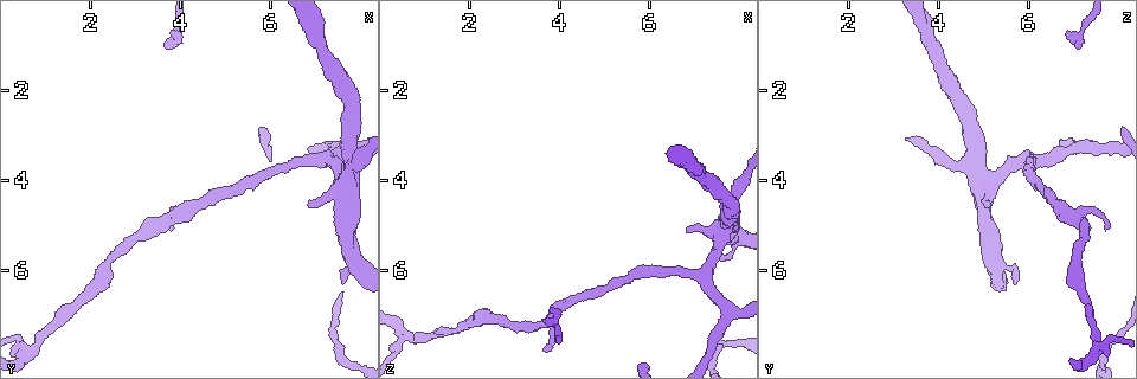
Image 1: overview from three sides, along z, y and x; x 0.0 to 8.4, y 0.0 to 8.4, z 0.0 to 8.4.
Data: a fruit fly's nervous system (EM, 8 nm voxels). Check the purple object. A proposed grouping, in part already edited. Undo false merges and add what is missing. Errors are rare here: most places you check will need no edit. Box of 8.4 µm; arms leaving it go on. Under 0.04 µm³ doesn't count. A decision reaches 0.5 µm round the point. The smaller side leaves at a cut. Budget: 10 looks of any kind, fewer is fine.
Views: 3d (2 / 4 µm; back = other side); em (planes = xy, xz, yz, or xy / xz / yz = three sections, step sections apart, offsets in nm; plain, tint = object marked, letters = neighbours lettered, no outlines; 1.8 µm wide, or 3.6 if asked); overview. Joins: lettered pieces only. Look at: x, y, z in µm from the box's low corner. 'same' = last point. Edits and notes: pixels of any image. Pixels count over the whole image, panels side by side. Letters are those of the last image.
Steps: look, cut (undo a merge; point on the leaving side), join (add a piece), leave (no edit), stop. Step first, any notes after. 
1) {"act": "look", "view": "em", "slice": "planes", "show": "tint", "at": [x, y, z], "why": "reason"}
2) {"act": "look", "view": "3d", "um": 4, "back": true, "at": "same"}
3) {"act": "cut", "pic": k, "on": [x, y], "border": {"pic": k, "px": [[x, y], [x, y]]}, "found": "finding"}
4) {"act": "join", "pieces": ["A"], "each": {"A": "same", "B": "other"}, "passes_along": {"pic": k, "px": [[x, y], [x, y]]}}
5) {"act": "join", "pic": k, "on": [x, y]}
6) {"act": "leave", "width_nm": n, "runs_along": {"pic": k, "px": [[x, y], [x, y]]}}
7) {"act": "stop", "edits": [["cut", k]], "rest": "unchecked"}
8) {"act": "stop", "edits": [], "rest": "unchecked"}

{"act": "look", "view": "em", "slice": "planes", "show": "plain", "at": [7.70, 3.35, 6.90]}

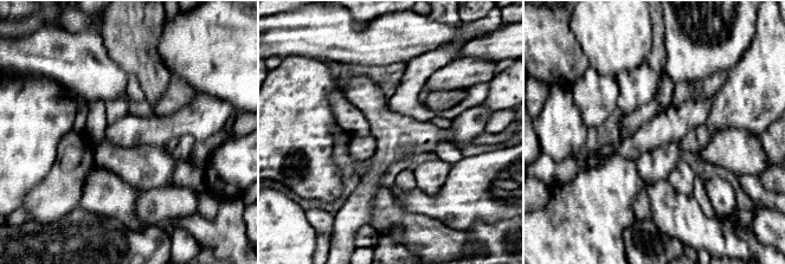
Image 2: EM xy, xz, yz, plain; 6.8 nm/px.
{"act": "look", "view": "em", "slice": "planes", "show": "letters", "at": "same", "why": "see the neighbours"}

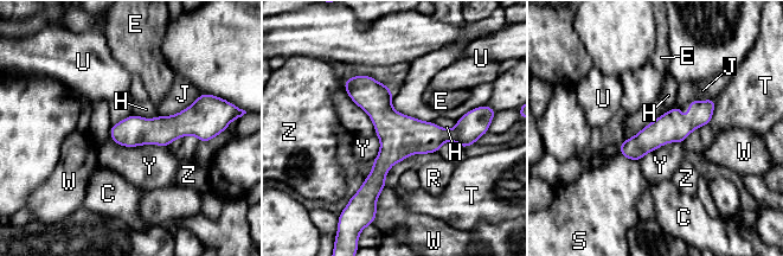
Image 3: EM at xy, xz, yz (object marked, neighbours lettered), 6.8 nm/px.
{"act": "leave", "width_nm": 200, "each": {"C": "other", "E": "other", "H": "other", "J": "other", "R": "other", "S": "other", "T": "other", "U": "other", "W": "other", "Y": "other", "Z": "other"}, "border": {"pic": 3, "px": [[109, 135], [123, 146], [167, 147]]}, "found": "continuous, no second neuron"}

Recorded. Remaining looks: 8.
{"act": "look", "view": "3d", "um": 2, "at": [7.65, 4.25, 5.05], "why": "four arms meet"}

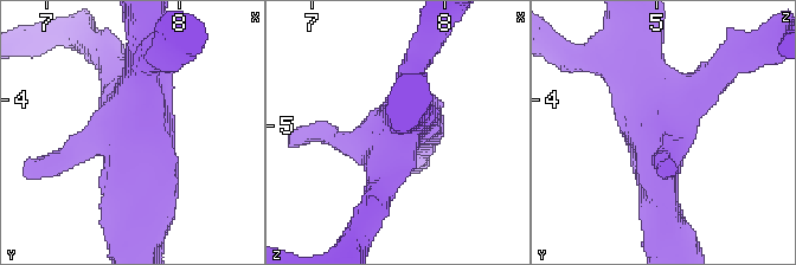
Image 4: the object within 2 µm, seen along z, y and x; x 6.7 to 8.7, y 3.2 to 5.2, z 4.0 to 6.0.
{"act": "look", "view": "em", "um": 3.6, "slice": "xz", "step": 4, "show": "letters", "at": [7.60, 4.18, 5.04]}

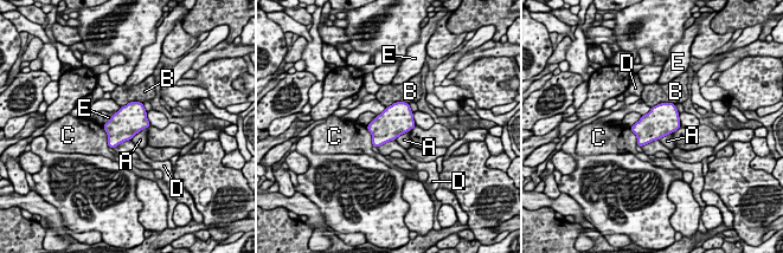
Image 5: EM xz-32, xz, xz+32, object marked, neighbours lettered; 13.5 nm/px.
{"act": "leave", "longest_contact_nm": ["B", 340], "each": {"A": "other", "B": "other", "C": "other", "D": "other", "E": "other"}, "border": {"pic": 5, "px": [[395, 140], [390, 140], [378, 148]]}, "found": "one neuron here"}

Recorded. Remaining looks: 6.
{"act": "look", "view": "em", "slice": "planes", "show": "letters", "at": [7.60, 6.30, 5.70], "why": "branch stops here"}

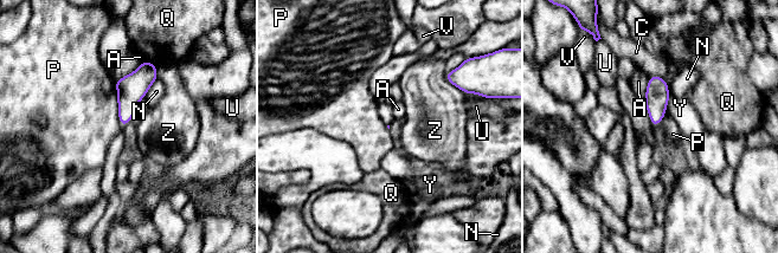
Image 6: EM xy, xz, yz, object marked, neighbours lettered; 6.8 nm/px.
{"act": "leave", "each": {"A": "other", "C": "other", "N": "other", "P": "other", "Q": "other", "U": "other", "V": "other", "Y": "other", "Z": "other"}, "border": {"pic": 6, "px": [[114, 82], [117, 118], [122, 128]]}, "found": "no lettered piece goes on from it"}

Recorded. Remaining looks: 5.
{"act": "look", "view": "3d", "um": 4, "at": [3.75, 5.10, 7.65], "why": "an open end"}

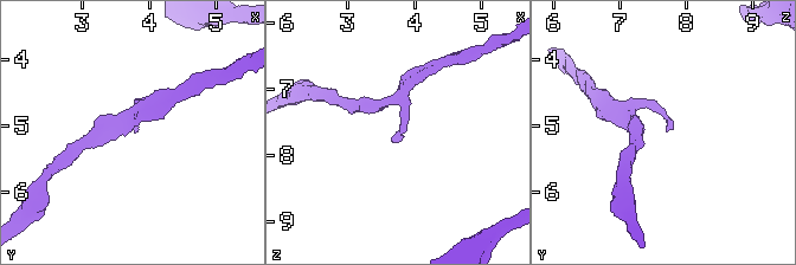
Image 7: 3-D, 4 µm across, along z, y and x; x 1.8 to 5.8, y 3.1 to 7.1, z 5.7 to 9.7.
{"act": "look", "view": "em", "um": 3.6, "slice": "planes", "show": "plain", "at": [3.85, 5.05, 7.70]}

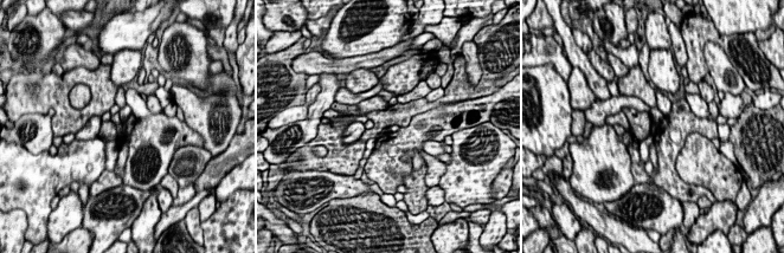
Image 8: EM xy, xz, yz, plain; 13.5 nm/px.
{"act": "look", "view": "em", "um": 3.6, "slice": "planes", "show": "letters", "at": "same"}

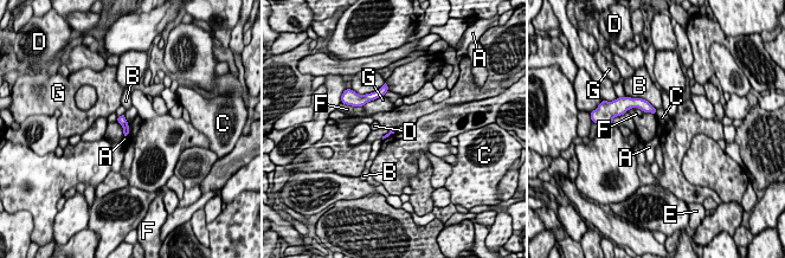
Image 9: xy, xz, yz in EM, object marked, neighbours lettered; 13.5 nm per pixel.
{"act": "leave", "longest_contact_nm": ["F", 400], "each": {"A": "other", "B": "other", "C": "other", "D": "other", "E": "other", "F": "other", "G": "other"}, "border": {"pic": 9, "px": [[128, 126], [129, 135]]}, "found": "no lettered piece goes on from it"}

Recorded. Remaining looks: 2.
{"act": "stop", "edits": [], "rest": "unchecked"}

